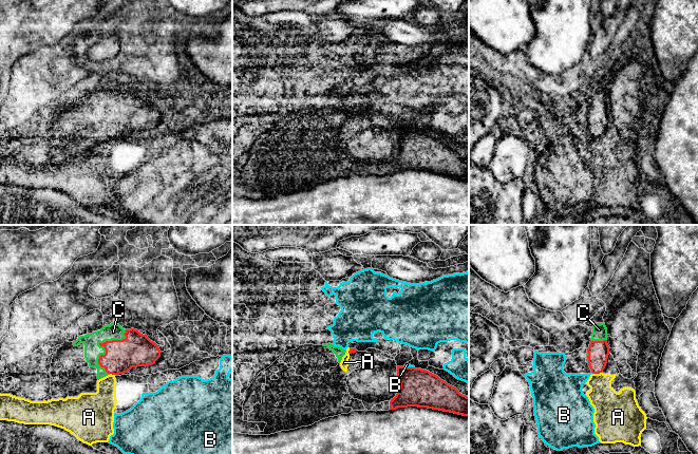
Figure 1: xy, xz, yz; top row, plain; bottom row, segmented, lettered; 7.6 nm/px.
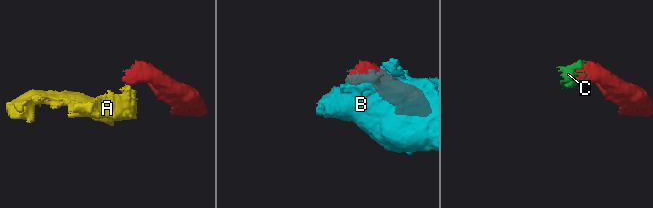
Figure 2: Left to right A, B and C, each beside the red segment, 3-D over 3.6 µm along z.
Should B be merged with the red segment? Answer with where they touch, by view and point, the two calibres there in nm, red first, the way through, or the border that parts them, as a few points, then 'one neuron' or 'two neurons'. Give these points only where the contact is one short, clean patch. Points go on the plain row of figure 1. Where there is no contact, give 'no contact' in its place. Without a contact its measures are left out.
contact xz (410, 131); calibres 280 and 30 nm; two neurons

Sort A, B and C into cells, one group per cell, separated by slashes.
A B / C

